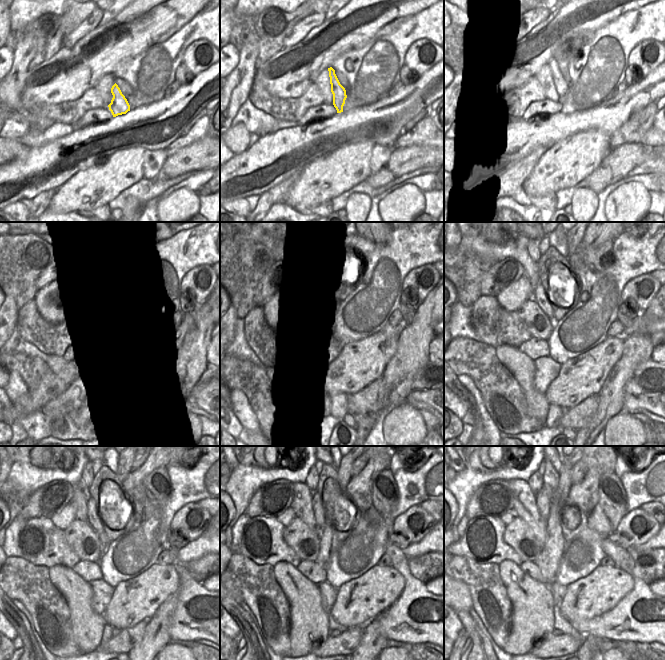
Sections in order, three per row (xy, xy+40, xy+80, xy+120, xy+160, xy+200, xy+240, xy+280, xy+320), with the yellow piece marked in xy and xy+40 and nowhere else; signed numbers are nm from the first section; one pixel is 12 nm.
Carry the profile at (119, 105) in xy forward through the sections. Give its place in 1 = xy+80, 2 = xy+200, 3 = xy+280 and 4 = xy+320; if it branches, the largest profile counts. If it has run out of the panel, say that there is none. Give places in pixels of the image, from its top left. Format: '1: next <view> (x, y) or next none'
1: next xy+80 (561, 86)
2: next xy+200 (540, 296)
3: next xy+280 (319, 512)
4: next xy+320 (544, 500)

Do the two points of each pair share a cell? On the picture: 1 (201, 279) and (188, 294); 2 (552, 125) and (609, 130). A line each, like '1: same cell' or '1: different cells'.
1: different cells
2: same cell

